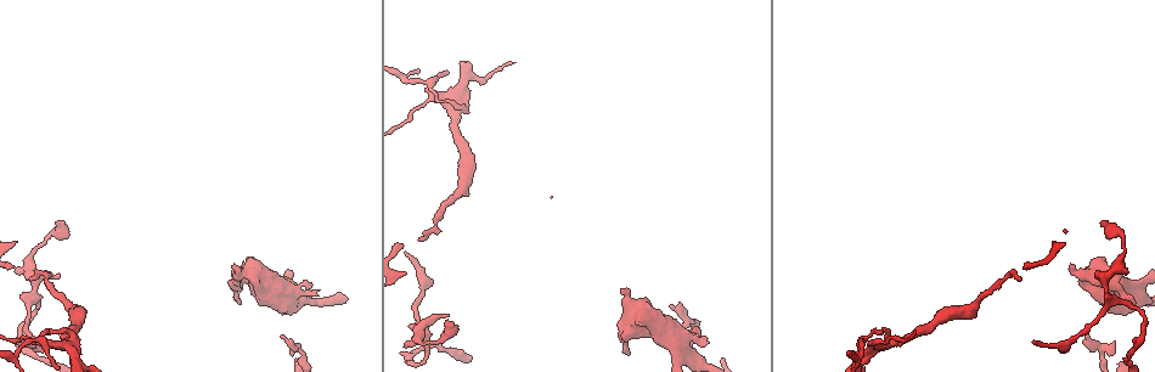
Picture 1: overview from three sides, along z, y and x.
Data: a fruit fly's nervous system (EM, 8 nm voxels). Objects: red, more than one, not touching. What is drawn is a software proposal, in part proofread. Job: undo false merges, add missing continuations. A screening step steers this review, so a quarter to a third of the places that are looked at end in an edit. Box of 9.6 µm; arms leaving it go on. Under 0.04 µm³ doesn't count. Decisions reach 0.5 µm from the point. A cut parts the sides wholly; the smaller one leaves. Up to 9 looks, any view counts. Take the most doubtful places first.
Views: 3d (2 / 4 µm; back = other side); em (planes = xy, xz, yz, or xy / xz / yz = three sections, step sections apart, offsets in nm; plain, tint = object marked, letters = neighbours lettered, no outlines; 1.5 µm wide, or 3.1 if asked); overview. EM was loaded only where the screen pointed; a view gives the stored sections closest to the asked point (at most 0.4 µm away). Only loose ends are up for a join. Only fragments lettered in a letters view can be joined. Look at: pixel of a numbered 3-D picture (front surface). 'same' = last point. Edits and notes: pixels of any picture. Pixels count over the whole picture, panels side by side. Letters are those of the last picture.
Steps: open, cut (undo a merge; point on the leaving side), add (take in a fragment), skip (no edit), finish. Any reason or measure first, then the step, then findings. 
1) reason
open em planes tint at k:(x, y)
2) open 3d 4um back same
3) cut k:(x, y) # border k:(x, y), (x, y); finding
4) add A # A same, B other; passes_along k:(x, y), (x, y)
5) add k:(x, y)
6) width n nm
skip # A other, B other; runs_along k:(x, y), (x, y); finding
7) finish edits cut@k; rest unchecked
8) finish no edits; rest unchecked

free end
open em xz step 4 letters at 1:(57, 278)

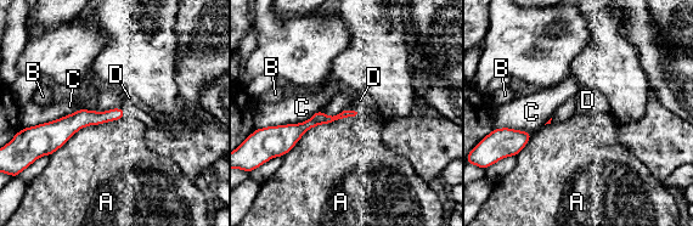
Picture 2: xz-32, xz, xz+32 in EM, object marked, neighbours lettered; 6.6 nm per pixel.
cut it another way
open em planes letters same

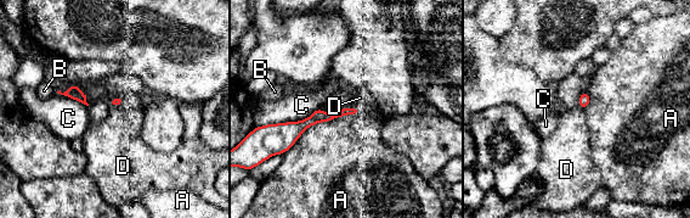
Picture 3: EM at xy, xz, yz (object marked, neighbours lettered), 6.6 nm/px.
skip # A other, B other, C other, D other; border 3:(112, 105), (120, 106); no lettered fragment goes on from it

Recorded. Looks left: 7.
an open end
open em xz step 4 letters at 1:(237, 301)

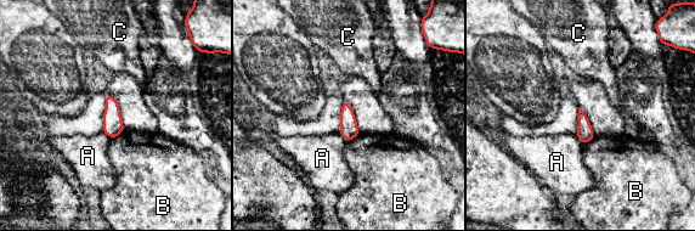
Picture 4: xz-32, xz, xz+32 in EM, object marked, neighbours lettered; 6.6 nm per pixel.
open em planes letters same

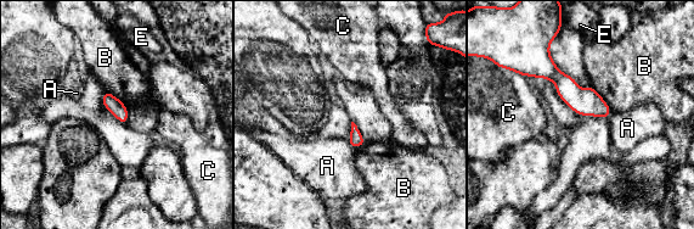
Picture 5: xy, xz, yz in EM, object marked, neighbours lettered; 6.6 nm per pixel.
longest_contact B 200 nm
skip # A other, B other, C other, E other; runs_along 5:(529, 70), (548, 70), (605, 113); none of them fits

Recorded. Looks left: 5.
free end
open 3d 4um at 1:(624, 288)

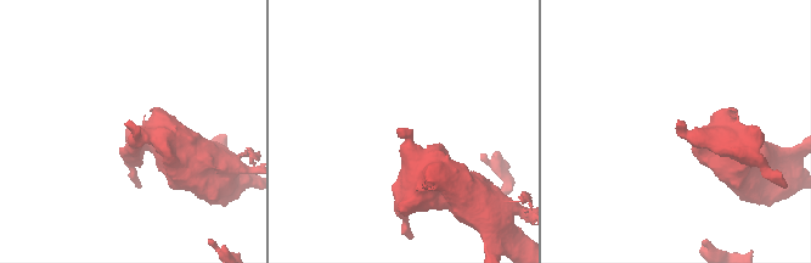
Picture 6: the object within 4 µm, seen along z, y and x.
open em planes letters at 6:(677, 125)

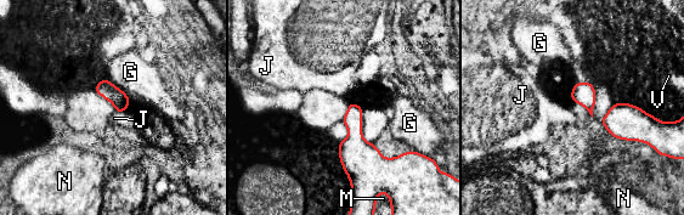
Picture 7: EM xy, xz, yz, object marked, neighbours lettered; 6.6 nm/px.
longest_contact G 220 nm
skip # G other, J other, M other, N other, V other; border 7:(106, 79), (118, 86), (130, 98); no lettered fragment goes on from it

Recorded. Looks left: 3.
open em xz step 8 letters at 1:(405, 251)

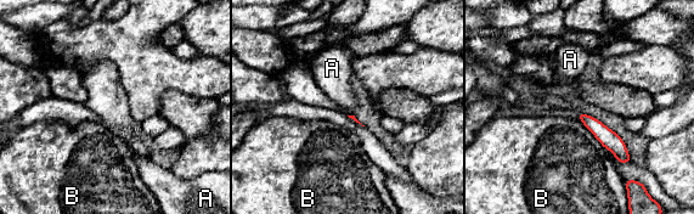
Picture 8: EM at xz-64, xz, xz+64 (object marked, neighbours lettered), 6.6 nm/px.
another direction
open em planes letters same

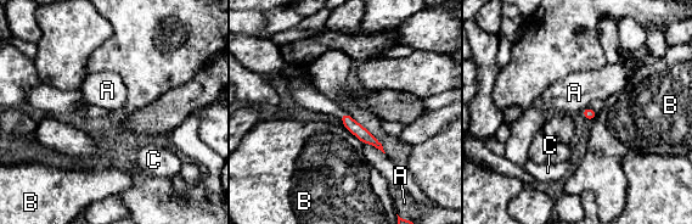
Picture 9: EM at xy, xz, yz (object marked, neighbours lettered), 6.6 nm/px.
width 70 nm
skip # A other, B other, C other; runs_along 9:(344, 117), (375, 143); no lettered fragment goes on from it

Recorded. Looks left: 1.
finish no edits; rest unchecked

